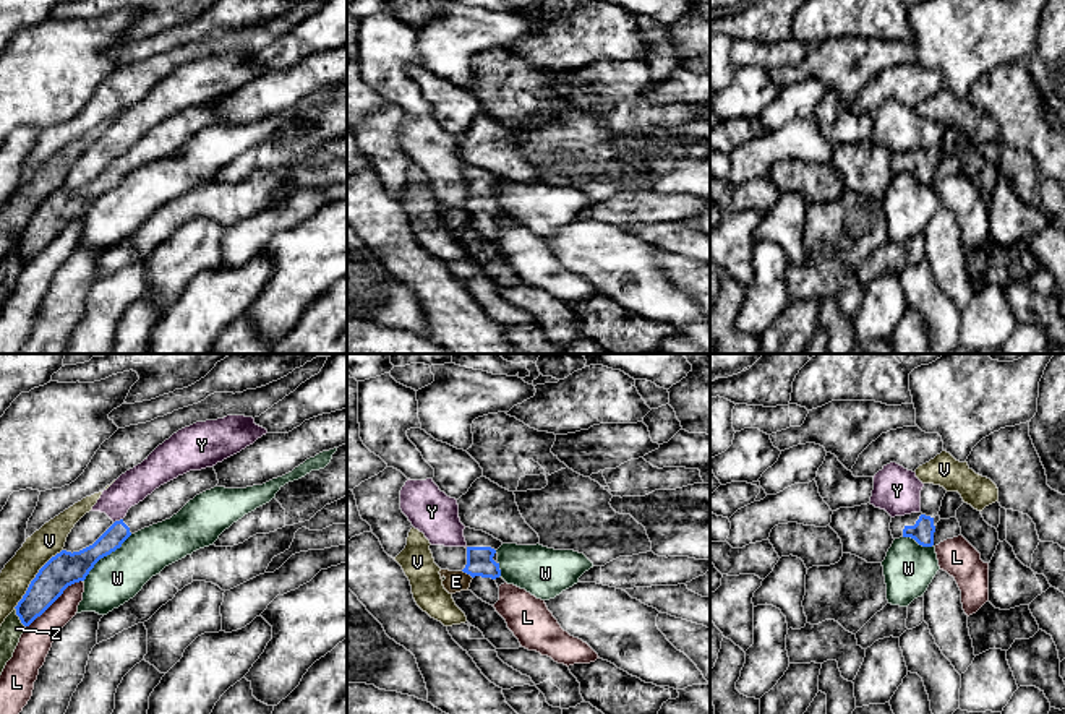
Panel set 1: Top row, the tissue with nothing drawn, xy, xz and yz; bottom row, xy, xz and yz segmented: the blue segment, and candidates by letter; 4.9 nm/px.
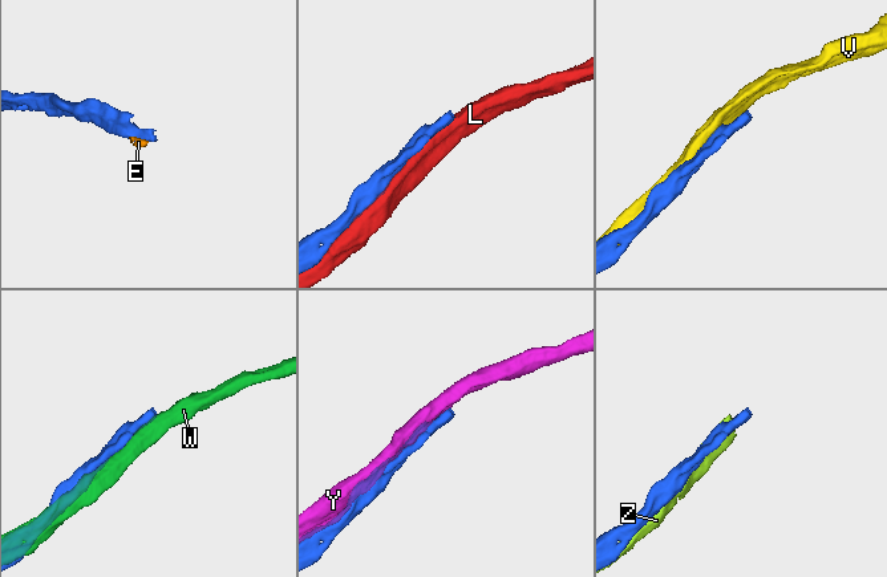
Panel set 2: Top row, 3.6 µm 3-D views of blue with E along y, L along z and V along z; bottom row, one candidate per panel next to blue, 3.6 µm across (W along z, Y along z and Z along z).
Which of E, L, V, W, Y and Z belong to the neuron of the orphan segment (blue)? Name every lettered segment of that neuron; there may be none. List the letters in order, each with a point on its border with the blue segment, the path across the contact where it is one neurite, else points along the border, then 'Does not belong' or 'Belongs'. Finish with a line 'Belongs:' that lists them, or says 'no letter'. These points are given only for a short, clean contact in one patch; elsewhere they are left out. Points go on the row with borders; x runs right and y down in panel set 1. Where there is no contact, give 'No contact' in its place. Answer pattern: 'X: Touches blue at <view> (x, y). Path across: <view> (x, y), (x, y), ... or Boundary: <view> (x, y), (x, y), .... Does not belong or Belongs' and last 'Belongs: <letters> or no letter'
E: Touches blue at xz (467, 573). Boundary: xz (462, 570), (472, 578). Does not belong
L: Touches blue at xy (54, 601). Does not belong
V: Touches blue at xy (34, 578). Does not belong
W: Touches blue at xy (104, 555). Does not belong
Y: Touches blue at xy (117, 521). Does not belong
Z: Touches blue at xy (20, 617). Does not belong
Belongs: no letter

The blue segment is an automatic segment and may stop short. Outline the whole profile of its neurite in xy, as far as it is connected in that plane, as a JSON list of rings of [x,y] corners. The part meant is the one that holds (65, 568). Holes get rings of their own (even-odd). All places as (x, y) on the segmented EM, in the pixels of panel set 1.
[[[214,467],[190,471],[160,485],[143,501],[131,506],[126,516],[115,521],[92,545],[79,552],[62,550],[52,557],[31,581],[18,602],[16,615],[24,626],[41,617],[63,591],[84,581],[94,565],[122,547],[135,532],[170,519],[196,495],[217,487]]]

